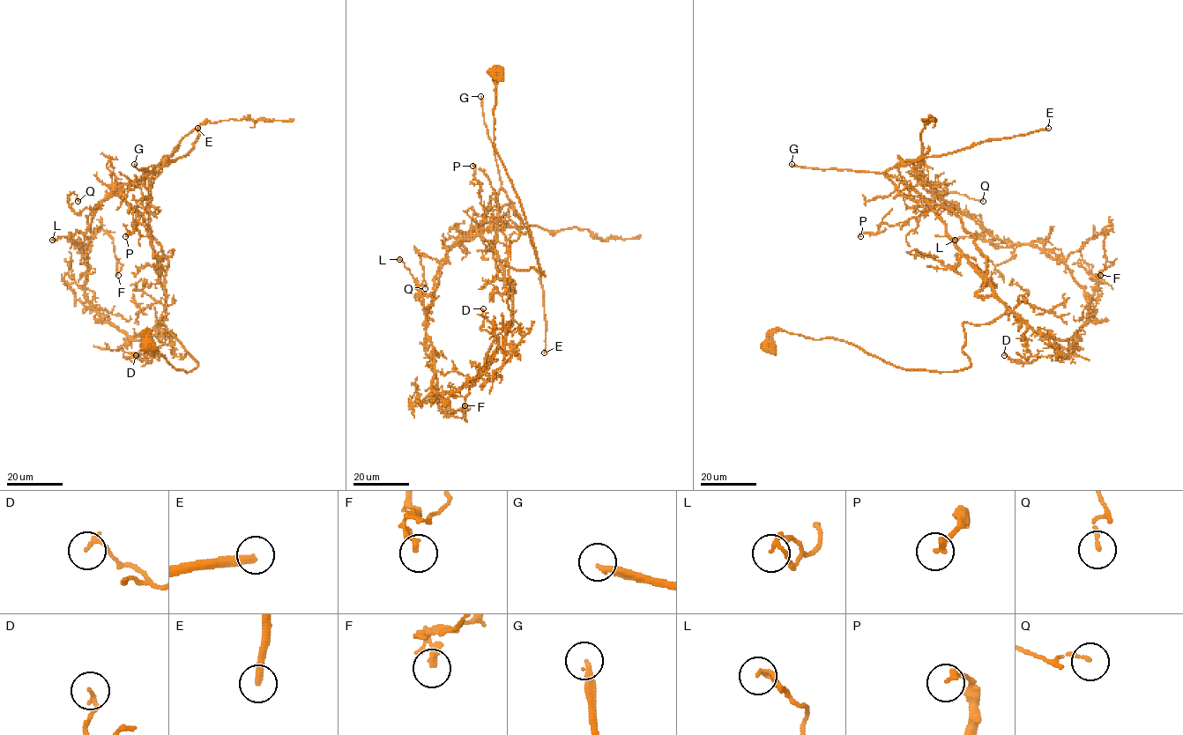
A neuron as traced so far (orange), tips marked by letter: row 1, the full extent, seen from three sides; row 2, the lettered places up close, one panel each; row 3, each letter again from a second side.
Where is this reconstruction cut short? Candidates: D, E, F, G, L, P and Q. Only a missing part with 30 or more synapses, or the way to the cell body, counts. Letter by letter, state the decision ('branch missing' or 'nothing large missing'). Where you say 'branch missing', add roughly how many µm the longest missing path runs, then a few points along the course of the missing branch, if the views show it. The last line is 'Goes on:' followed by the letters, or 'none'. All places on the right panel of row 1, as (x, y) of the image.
D: nothing large missing
E: branch missing; missing 160 µm
F: nothing large missing
G: branch missing; missing 150 µm
L: nothing large missing
P: nothing large missing
Q: nothing large missing
Goes on: E, G

